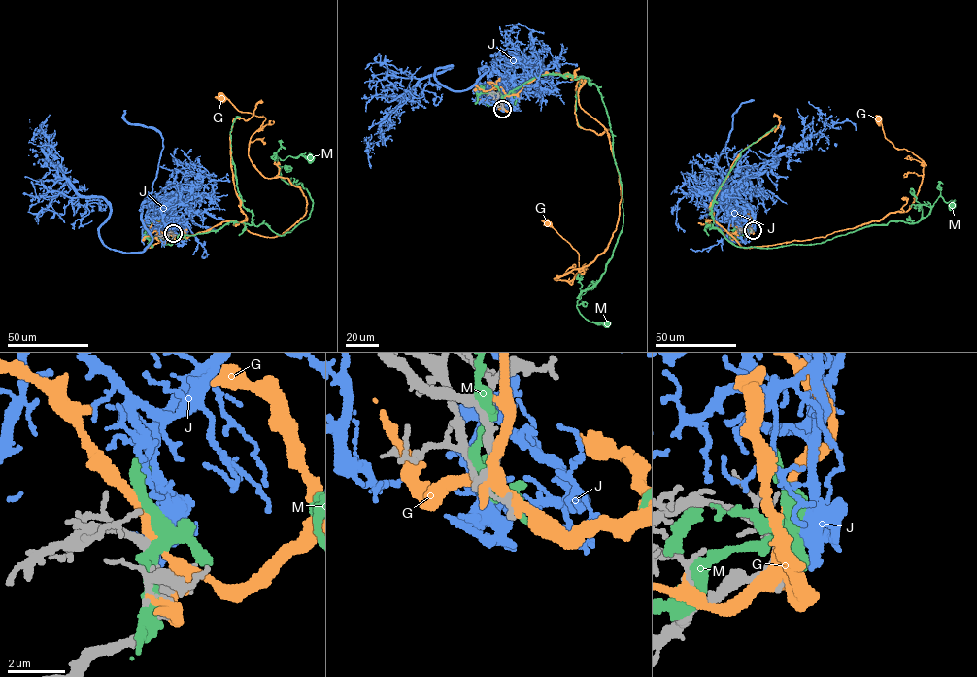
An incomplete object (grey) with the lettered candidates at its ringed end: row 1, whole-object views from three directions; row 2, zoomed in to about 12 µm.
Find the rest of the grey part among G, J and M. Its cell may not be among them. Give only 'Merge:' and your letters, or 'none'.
Merge: J

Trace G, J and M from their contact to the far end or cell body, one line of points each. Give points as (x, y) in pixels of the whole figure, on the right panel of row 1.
G: (752, 230), (737, 235), (706, 222), (750, 248), (825, 237), (905, 212), (924, 162), (887, 139), (880, 120)
J: (753, 230), (752, 212), (725, 189), (718, 229), (740, 241), (725, 199), (732, 184), (836, 123), (856, 130)
M: (752, 229), (739, 236), (706, 221), (735, 246), (772, 248), (915, 222), (940, 196), (951, 205)

